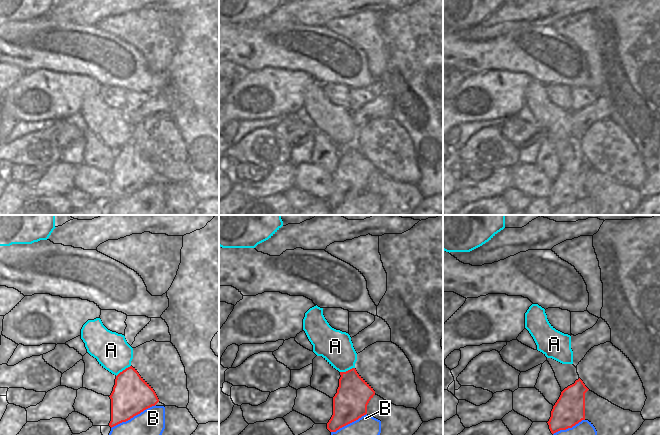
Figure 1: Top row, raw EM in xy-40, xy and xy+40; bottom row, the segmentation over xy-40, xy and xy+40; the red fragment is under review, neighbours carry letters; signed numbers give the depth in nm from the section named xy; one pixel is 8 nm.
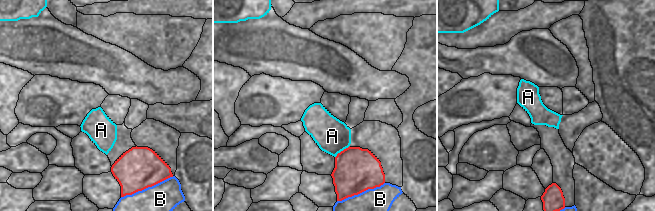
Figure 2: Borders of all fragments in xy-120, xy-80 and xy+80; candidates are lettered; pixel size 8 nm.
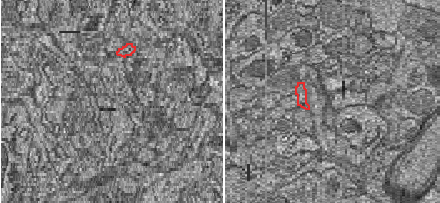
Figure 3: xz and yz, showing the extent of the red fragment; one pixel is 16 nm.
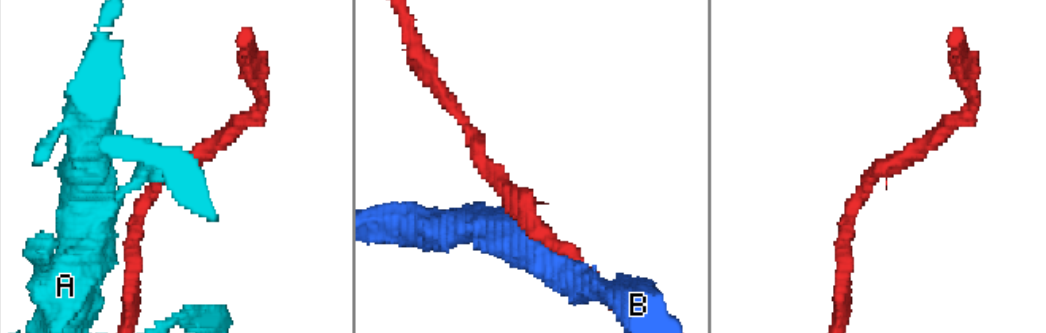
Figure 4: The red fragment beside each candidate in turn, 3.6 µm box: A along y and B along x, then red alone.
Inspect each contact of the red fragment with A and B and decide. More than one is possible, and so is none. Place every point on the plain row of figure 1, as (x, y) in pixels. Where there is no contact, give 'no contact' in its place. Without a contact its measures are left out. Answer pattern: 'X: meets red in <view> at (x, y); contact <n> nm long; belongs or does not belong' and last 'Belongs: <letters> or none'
A: meets red in xy-40 at (123, 146); contact 150 nm long; does not belong
B: meets red in xy-40 at (133, 192); contact 400 nm long; does not belong
Belongs: none

